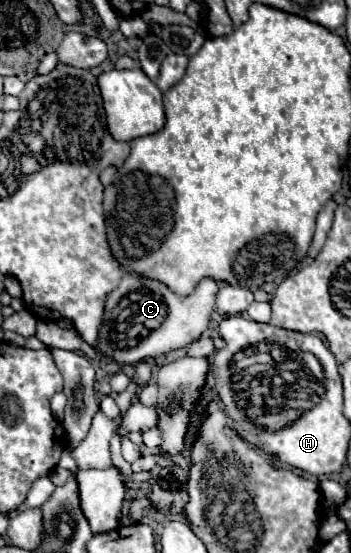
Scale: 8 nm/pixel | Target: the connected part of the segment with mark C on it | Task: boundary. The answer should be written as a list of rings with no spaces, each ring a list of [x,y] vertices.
[[[125,275],[119,287],[113,289],[105,299],[103,323],[99,327],[95,349],[121,367],[183,349],[197,341],[209,327],[217,291],[219,287],[215,281],[203,279],[189,297],[181,299],[159,281],[151,281],[139,275]]]

